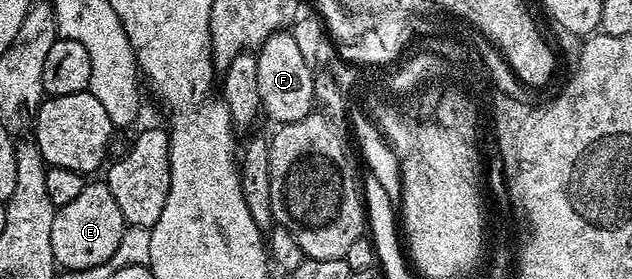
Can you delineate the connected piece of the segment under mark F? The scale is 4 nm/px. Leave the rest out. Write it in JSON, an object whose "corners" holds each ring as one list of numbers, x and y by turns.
{"corners":[[289,30,277,31,272,37,265,39,257,52,258,88,260,89,261,110,275,119,275,124,300,121,305,115,315,110,313,97,313,79,315,72,304,61,296,38]]}

